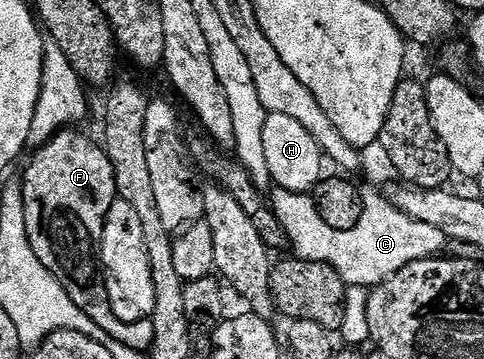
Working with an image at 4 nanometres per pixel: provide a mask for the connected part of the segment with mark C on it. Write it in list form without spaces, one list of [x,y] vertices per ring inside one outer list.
[[[275,188],[269,194],[268,201],[280,227],[284,227],[289,248],[294,248],[293,256],[299,261],[328,263],[346,280],[347,286],[379,285],[396,271],[408,267],[408,263],[439,256],[445,250],[448,240],[436,227],[410,218],[381,192],[365,198],[363,215],[356,227],[337,233],[330,233],[330,228],[326,229],[328,223],[324,223],[320,217],[313,196]]]

